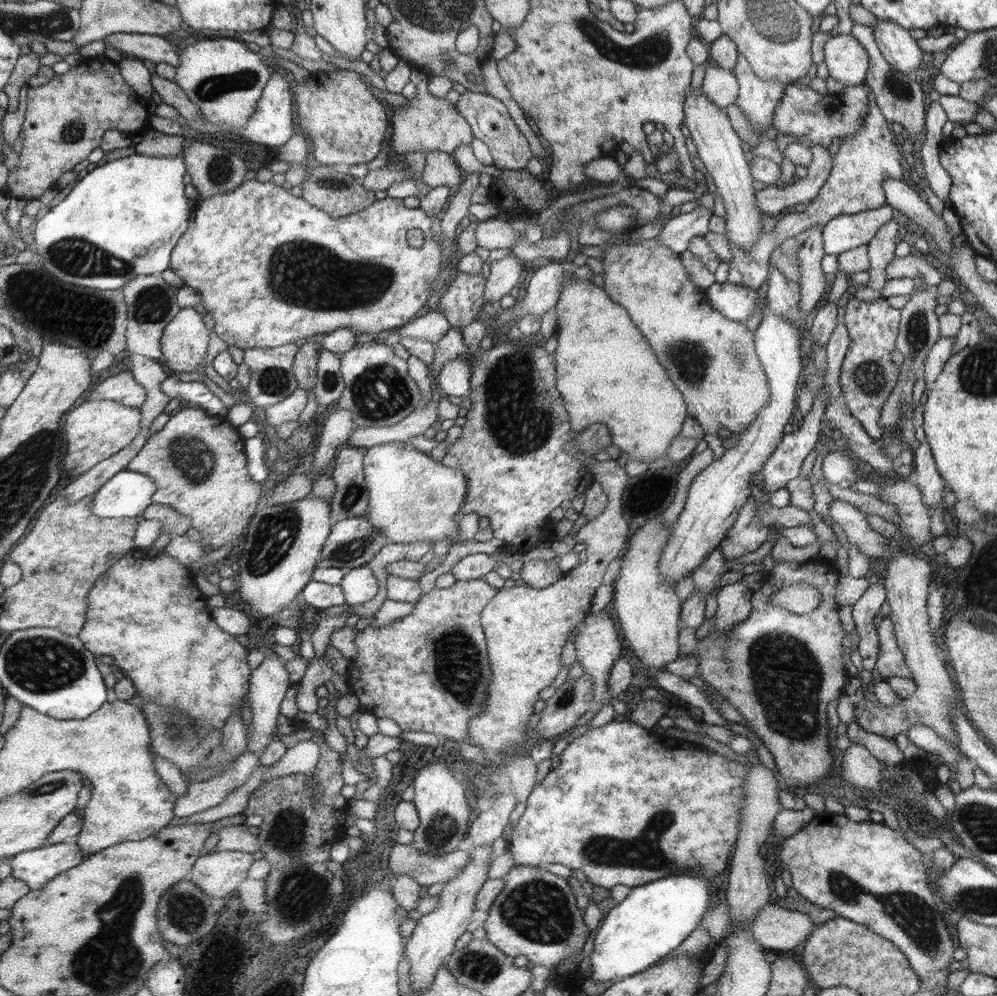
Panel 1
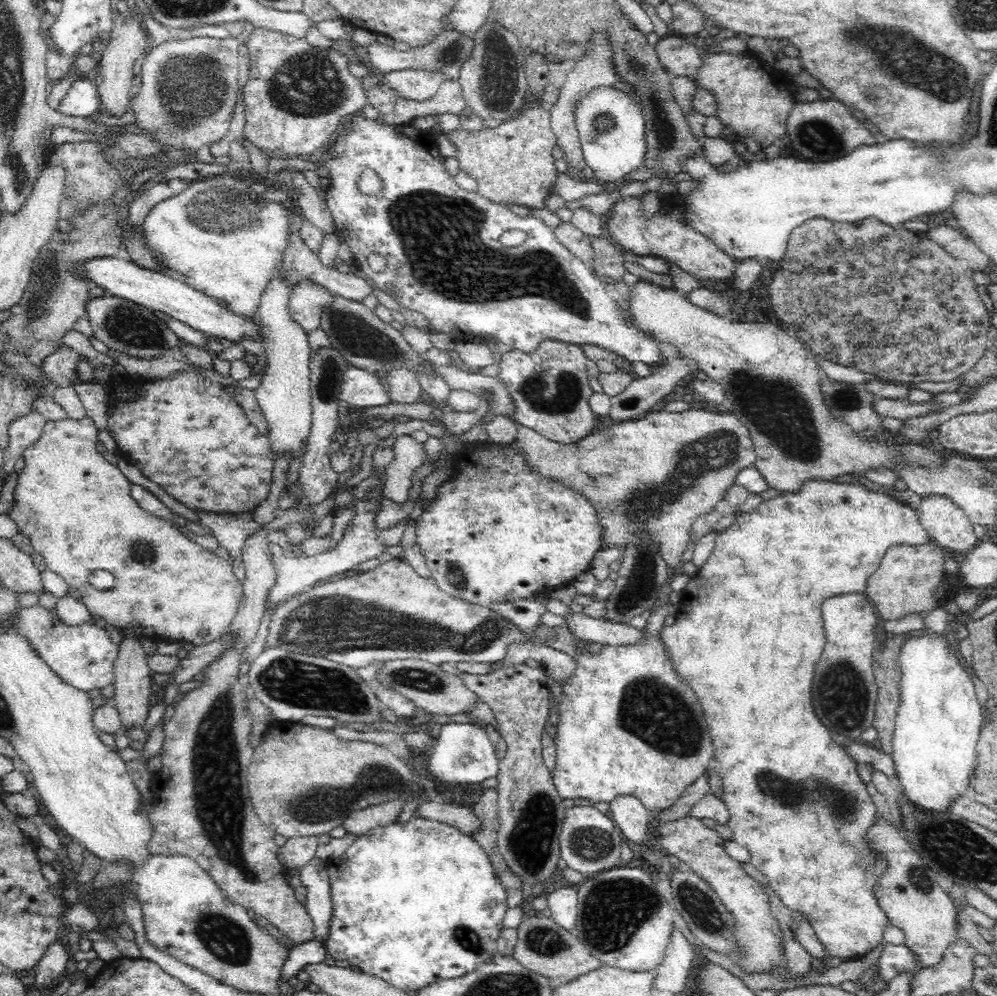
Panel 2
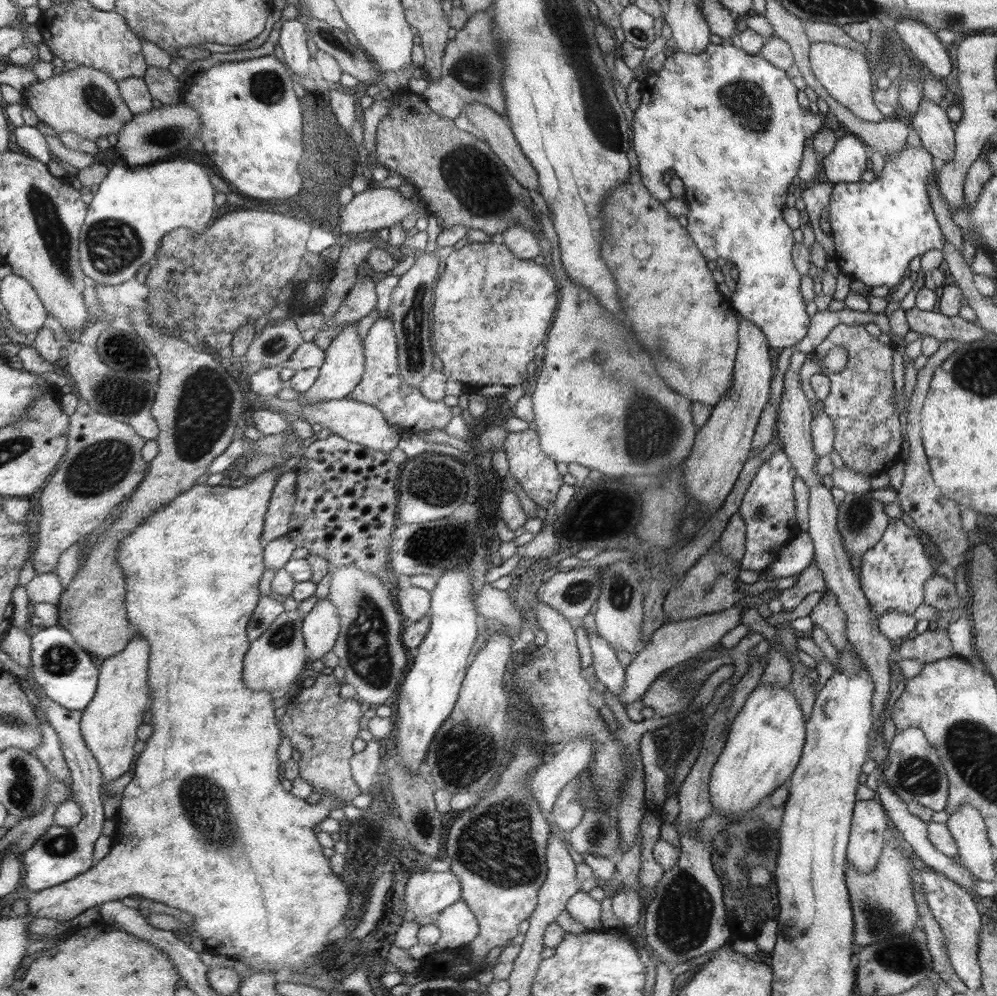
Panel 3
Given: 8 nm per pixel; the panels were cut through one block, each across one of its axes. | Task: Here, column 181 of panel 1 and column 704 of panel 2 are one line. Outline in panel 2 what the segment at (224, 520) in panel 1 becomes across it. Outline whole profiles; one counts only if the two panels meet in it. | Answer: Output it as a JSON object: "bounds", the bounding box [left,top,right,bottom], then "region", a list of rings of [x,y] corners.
{"bounds":[514,409,757,567],"region":[[[688,409],[682,412],[652,411],[638,420],[615,423],[591,433],[581,443],[564,447],[538,435],[535,430],[519,427],[519,439],[514,445],[529,458],[529,465],[541,476],[565,481],[592,502],[602,526],[603,544],[623,548],[634,541],[634,533],[646,531],[652,541],[658,541],[658,551],[668,567],[681,566],[681,556],[688,548],[690,527],[701,515],[713,511],[735,484],[740,470],[757,460],[749,430],[731,412]]]}

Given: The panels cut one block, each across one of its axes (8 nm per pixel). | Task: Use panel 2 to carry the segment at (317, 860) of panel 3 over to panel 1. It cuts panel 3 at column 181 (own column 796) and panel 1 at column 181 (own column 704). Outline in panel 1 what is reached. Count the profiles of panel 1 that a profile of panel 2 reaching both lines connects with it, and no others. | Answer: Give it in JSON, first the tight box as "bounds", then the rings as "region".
{"bounds":[79,546,250,737],"region":[[[151,546],[145,548],[132,548],[126,555],[122,555],[122,560],[118,560],[116,566],[112,566],[112,570],[108,570],[102,579],[95,584],[90,594],[90,612],[88,613],[88,624],[85,631],[79,636],[92,652],[96,655],[113,656],[114,668],[121,669],[127,678],[129,678],[136,689],[136,701],[144,702],[144,700],[154,700],[156,704],[168,704],[168,709],[176,708],[180,712],[184,712],[184,717],[188,720],[196,720],[195,724],[198,725],[198,731],[202,737],[208,736],[213,730],[221,730],[227,723],[227,720],[240,712],[244,696],[248,692],[248,680],[250,680],[250,666],[246,660],[246,647],[242,646],[240,642],[236,642],[236,638],[231,633],[224,632],[223,628],[216,624],[214,618],[210,618],[210,612],[206,608],[206,600],[202,596],[202,592],[198,590],[196,583],[198,577],[194,576],[191,568],[182,566],[176,558],[172,558],[163,549],[155,549]]]}

